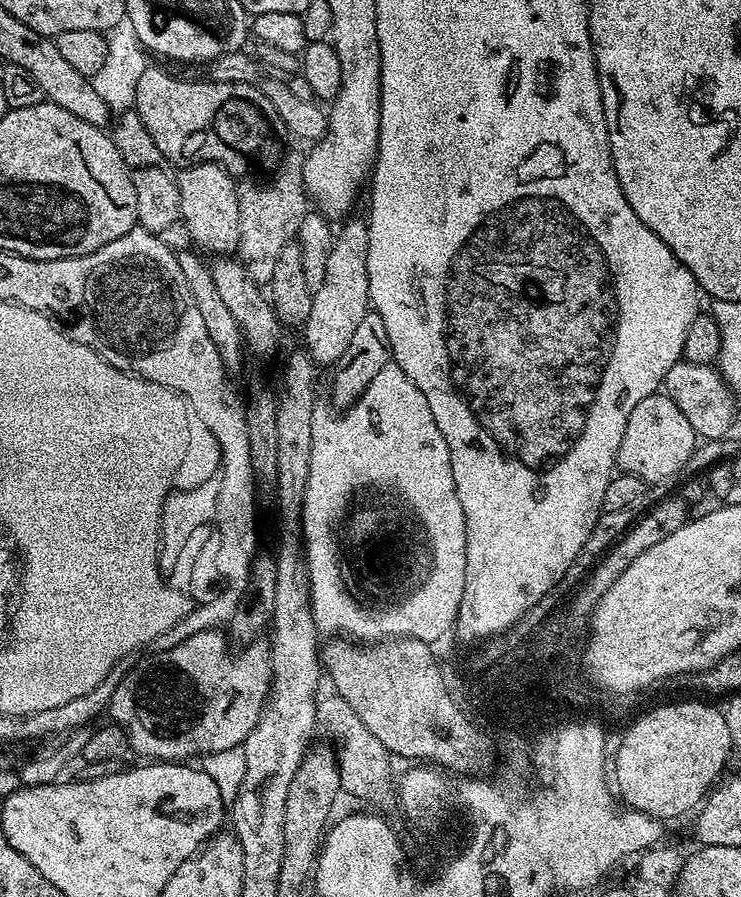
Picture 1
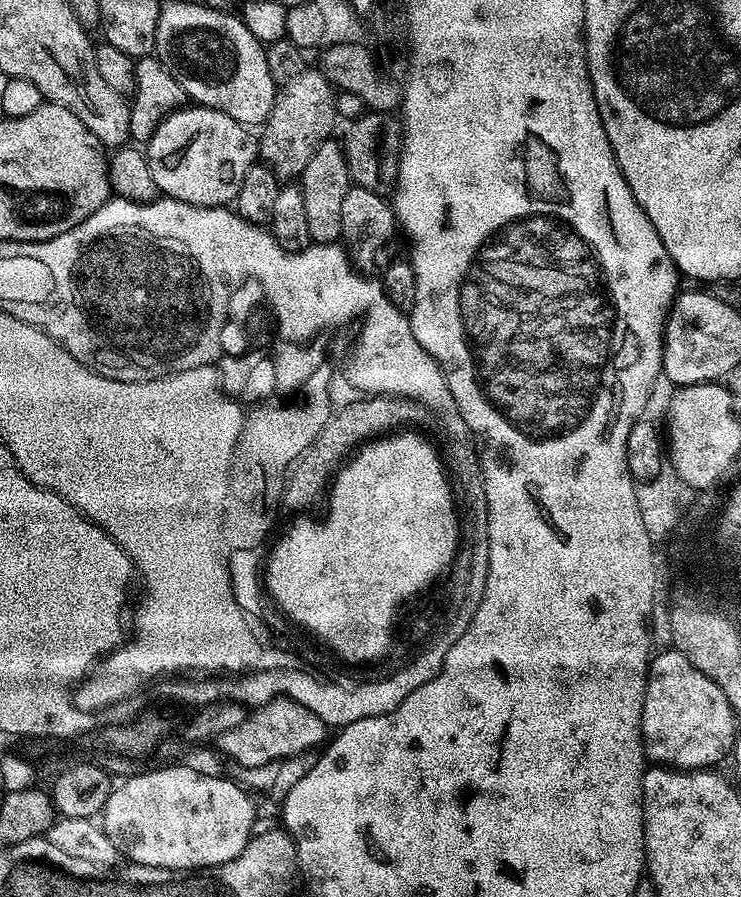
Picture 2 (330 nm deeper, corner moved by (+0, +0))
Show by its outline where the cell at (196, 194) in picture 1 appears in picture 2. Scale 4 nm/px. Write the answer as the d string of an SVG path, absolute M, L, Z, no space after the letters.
M211 114L185 115L165 125L163 130L147 145L146 167L152 173L154 182L164 191L165 197L196 206L203 210L235 209L238 194L246 178L254 172L254 153L252 136L241 125L223 120Z

